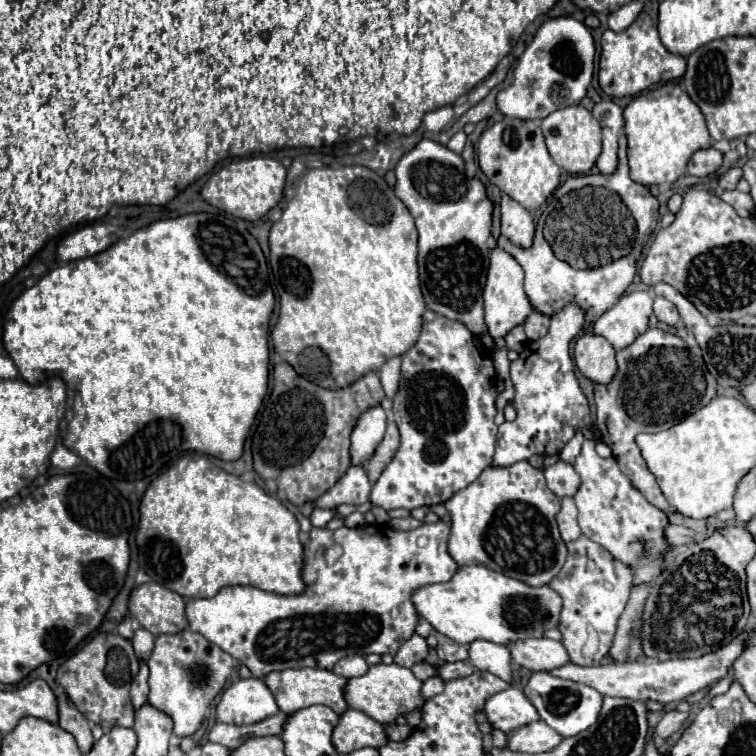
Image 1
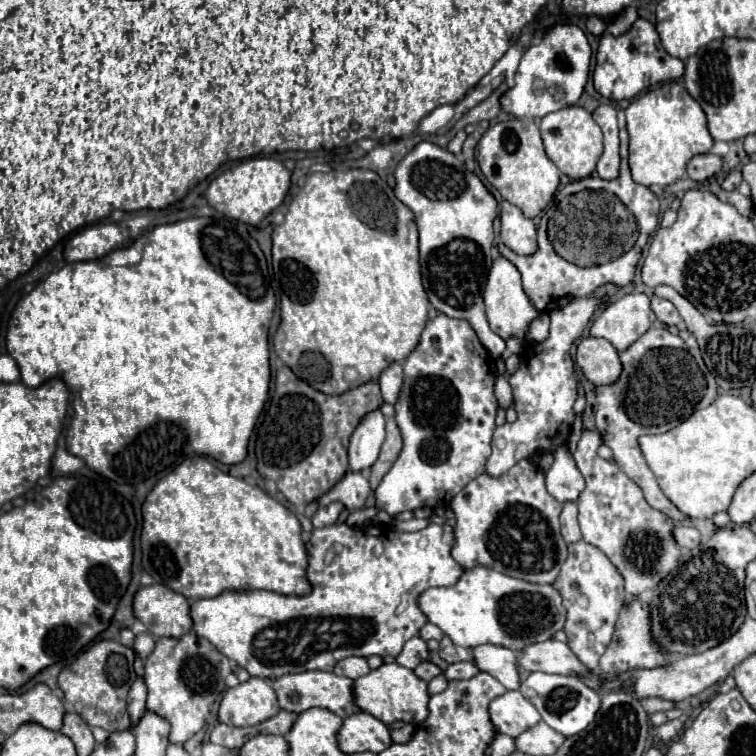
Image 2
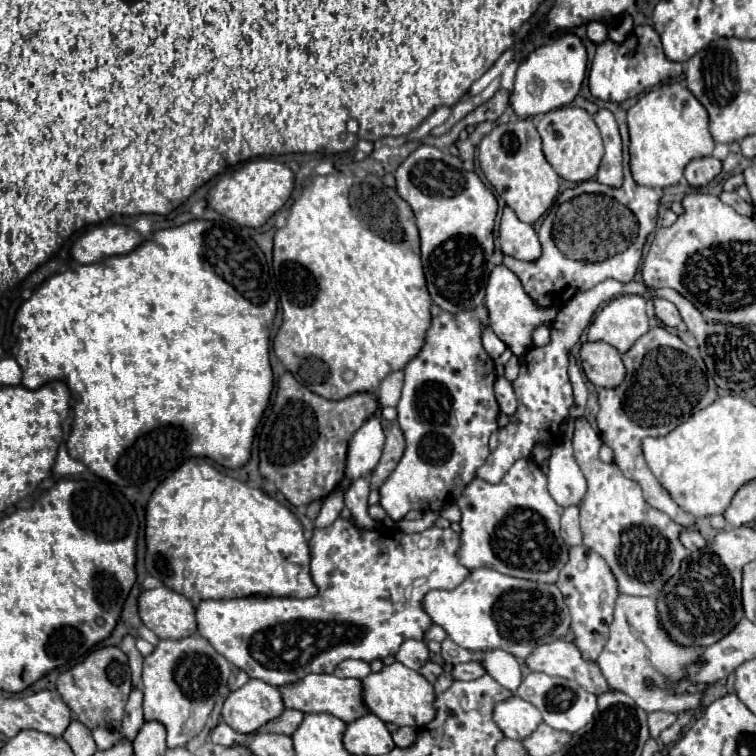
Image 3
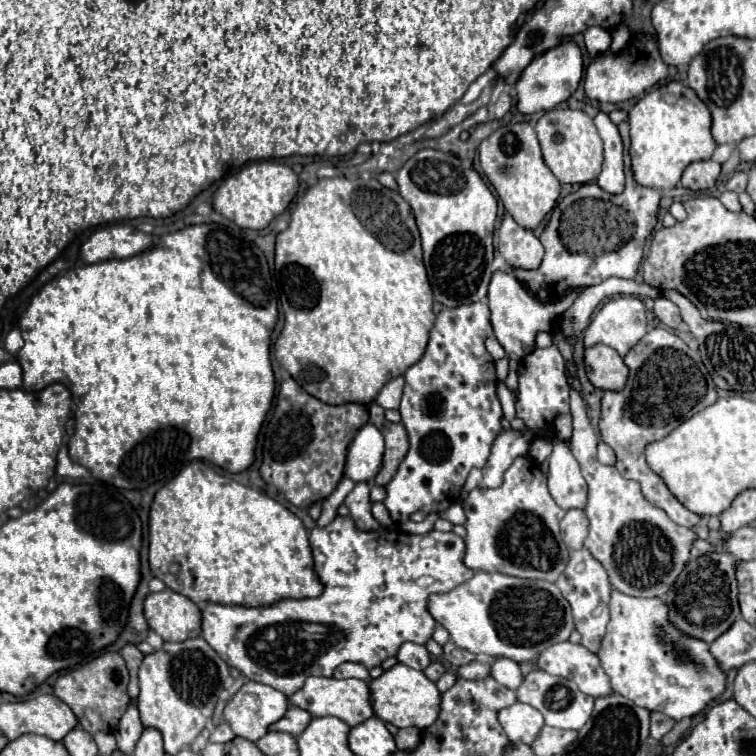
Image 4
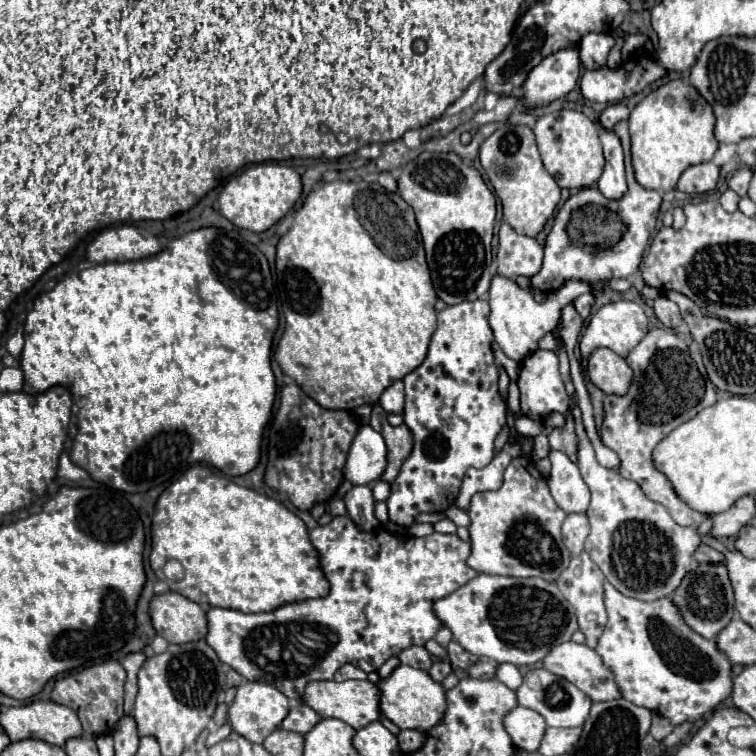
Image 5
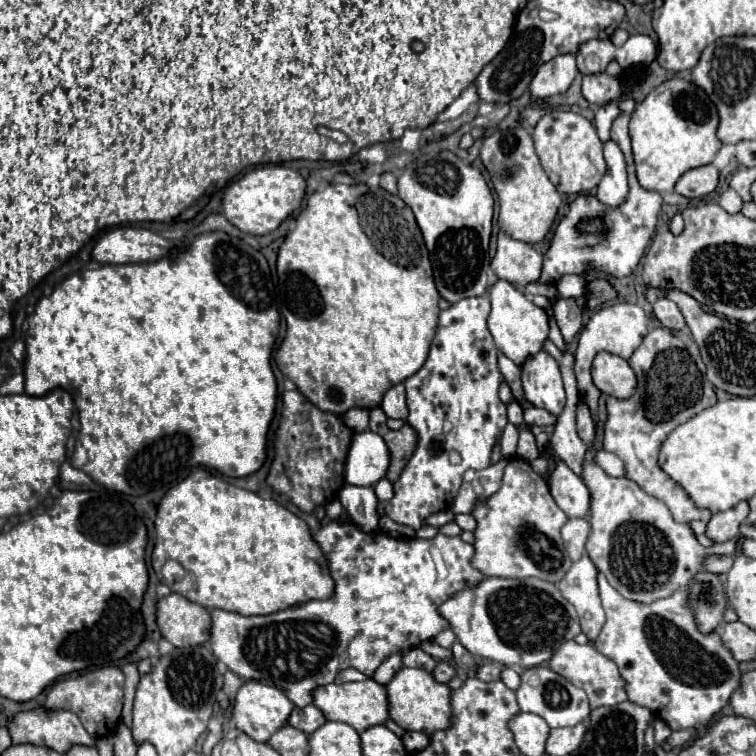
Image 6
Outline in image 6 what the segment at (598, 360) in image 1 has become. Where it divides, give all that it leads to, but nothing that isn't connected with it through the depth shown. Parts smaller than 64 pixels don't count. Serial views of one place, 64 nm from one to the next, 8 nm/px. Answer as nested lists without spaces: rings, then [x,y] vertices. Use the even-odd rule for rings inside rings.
[[[598,352],[592,362],[592,380],[596,388],[614,398],[628,398],[634,392],[636,376],[628,362],[610,352]]]

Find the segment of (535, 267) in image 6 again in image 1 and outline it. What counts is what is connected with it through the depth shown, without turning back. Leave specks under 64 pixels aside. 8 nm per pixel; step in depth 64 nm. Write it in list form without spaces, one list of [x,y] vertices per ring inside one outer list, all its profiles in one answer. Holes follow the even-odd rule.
[[[502,194],[500,210],[502,210],[502,234],[510,238],[514,244],[528,248],[534,236],[532,214],[522,204],[512,200],[508,194]]]

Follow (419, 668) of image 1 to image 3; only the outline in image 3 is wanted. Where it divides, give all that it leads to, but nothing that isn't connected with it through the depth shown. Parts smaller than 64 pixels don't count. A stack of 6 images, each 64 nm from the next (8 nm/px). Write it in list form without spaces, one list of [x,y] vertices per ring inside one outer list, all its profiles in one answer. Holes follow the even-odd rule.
[[[426,662],[418,672],[420,672],[428,682],[434,682],[434,680],[442,674],[442,668],[440,668],[438,664],[434,664],[434,662]]]

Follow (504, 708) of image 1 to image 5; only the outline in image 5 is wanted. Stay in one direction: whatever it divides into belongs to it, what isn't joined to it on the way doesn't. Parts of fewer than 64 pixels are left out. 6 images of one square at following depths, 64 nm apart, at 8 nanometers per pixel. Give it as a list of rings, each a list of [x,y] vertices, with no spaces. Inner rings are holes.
[[[516,706],[504,716],[504,728],[510,734],[516,748],[536,752],[544,736],[546,724],[538,712],[524,706]]]

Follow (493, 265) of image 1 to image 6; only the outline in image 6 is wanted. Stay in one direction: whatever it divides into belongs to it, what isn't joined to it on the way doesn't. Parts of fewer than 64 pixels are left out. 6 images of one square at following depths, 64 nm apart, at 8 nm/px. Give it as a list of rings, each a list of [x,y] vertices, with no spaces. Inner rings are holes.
[[[564,276],[554,298],[580,298],[586,294],[586,280],[582,276]],[[498,280],[490,288],[490,300],[492,300],[492,312],[488,316],[488,330],[498,346],[514,364],[524,364],[526,358],[542,350],[544,340],[548,338],[550,330],[550,314],[536,306],[532,300],[528,300],[520,290],[516,290],[508,280]]]

